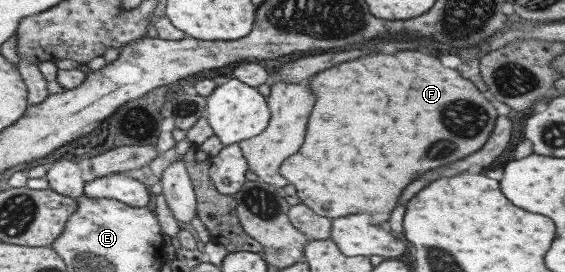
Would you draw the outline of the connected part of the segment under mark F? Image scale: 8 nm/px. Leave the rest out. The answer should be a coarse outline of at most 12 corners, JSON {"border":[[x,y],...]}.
{"border":[[402,50],[326,68],[279,173],[330,220],[387,221],[497,104]]}

